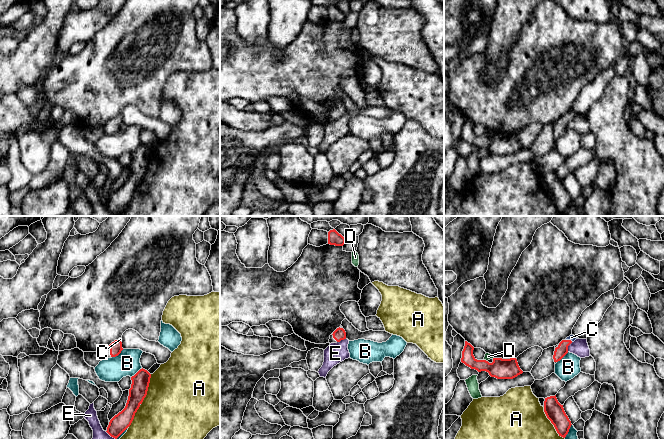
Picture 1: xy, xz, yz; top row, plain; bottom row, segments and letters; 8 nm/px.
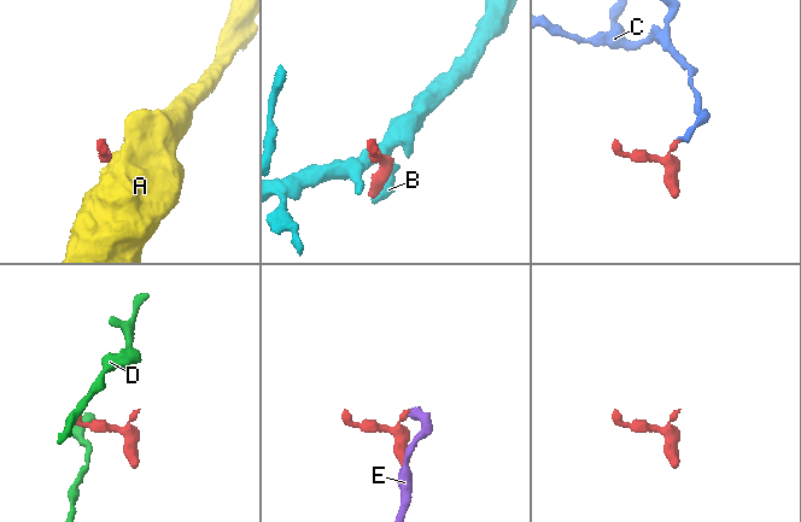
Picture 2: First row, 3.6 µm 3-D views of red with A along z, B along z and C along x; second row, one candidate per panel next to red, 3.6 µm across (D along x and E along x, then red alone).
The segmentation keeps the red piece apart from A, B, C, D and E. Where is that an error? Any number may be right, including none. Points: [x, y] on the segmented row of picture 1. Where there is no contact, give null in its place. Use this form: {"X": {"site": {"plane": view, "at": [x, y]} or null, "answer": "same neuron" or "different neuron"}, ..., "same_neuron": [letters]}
{"A": {"site": {"plane": "xy", "at": [143, 399]}, "answer": "different neuron"}, "B": {"site": {"plane": "xy", "at": [117, 355]}, "answer": "different neuron"}, "C": {"site": {"plane": "yz", "at": [569, 340]}, "answer": "same neuron"}, "D": {"site": {"plane": "yz", "at": [485, 360]}, "answer": "different neuron"}, "E": {"site": {"plane": "yz", "at": [567, 347]}, "answer": "different neuron"}, "same_neuron": ["C"]}

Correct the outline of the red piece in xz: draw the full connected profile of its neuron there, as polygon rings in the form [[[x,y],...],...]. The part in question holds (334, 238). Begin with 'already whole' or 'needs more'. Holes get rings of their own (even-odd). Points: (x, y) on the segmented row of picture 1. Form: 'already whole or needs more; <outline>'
already whole; [[[335,229],[328,232],[328,244],[335,246],[343,246],[345,244],[345,238],[339,234]]]

